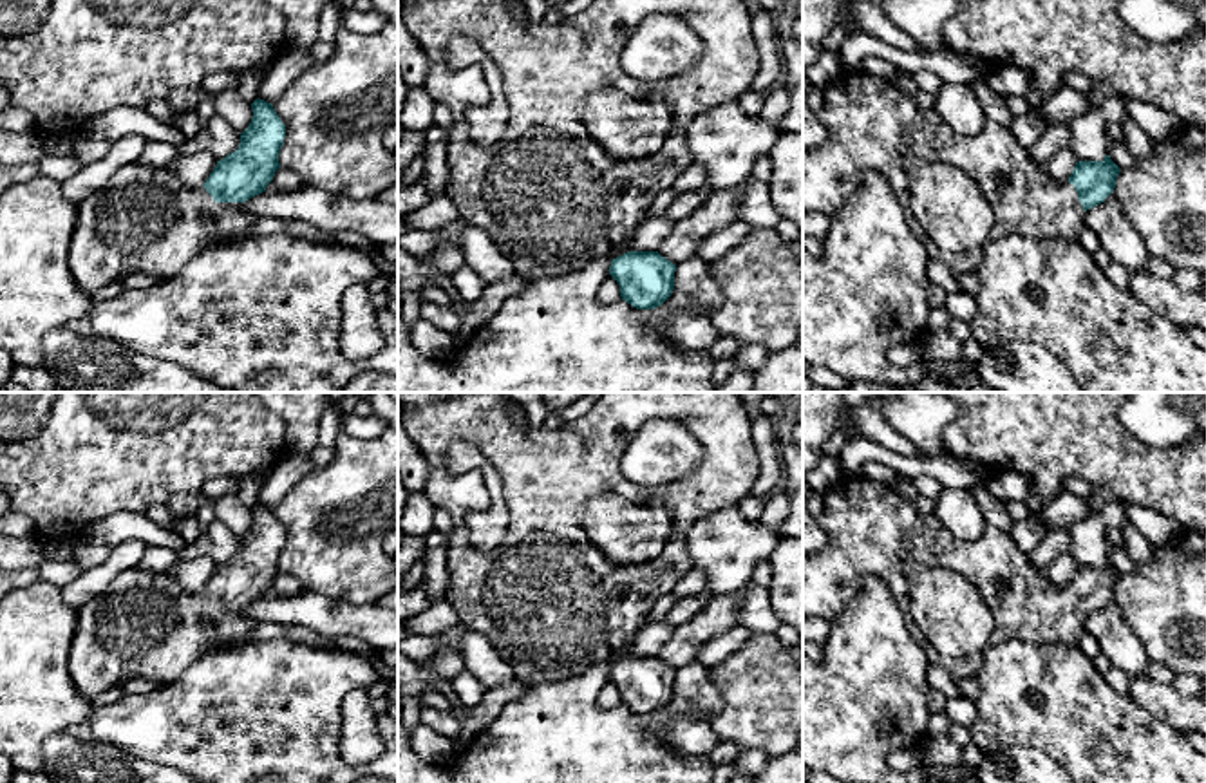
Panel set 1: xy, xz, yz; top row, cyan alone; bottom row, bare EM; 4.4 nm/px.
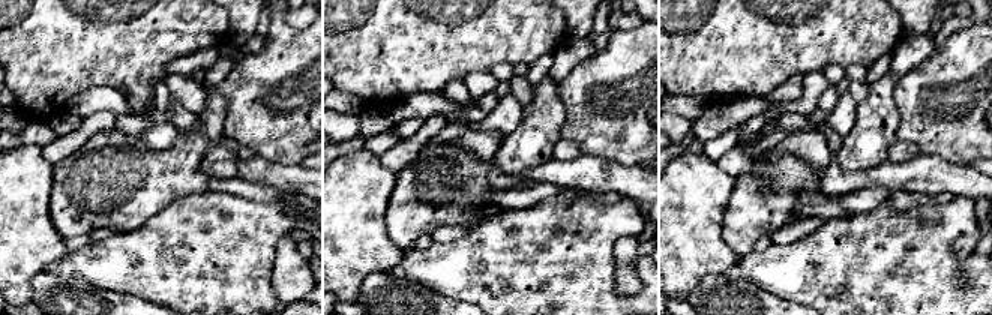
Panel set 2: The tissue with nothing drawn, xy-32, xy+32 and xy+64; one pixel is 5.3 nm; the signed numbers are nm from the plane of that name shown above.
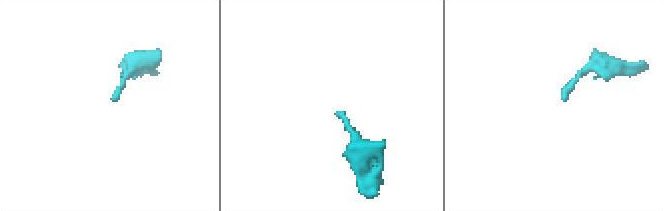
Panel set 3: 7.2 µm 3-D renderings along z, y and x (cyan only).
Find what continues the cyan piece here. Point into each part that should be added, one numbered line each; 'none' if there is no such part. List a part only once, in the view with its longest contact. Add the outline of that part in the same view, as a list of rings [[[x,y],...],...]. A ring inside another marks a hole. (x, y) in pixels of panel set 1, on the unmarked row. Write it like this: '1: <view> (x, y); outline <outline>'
1: xy (145, 624); outline [[[127,568],[99,597],[78,609],[69,655],[71,678],[87,702],[132,678],[166,685],[210,653],[217,640],[248,637],[257,622],[248,618],[242,609],[215,608],[204,591],[186,591],[168,570]]]

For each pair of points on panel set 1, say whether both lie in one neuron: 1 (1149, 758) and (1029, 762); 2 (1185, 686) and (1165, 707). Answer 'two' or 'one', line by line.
1: two
2: two

